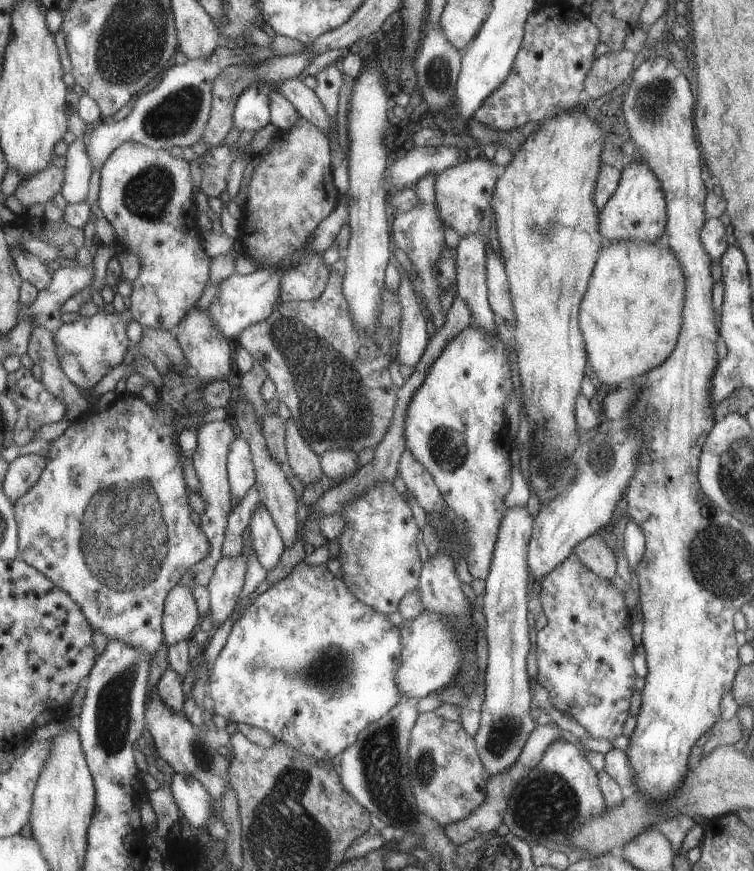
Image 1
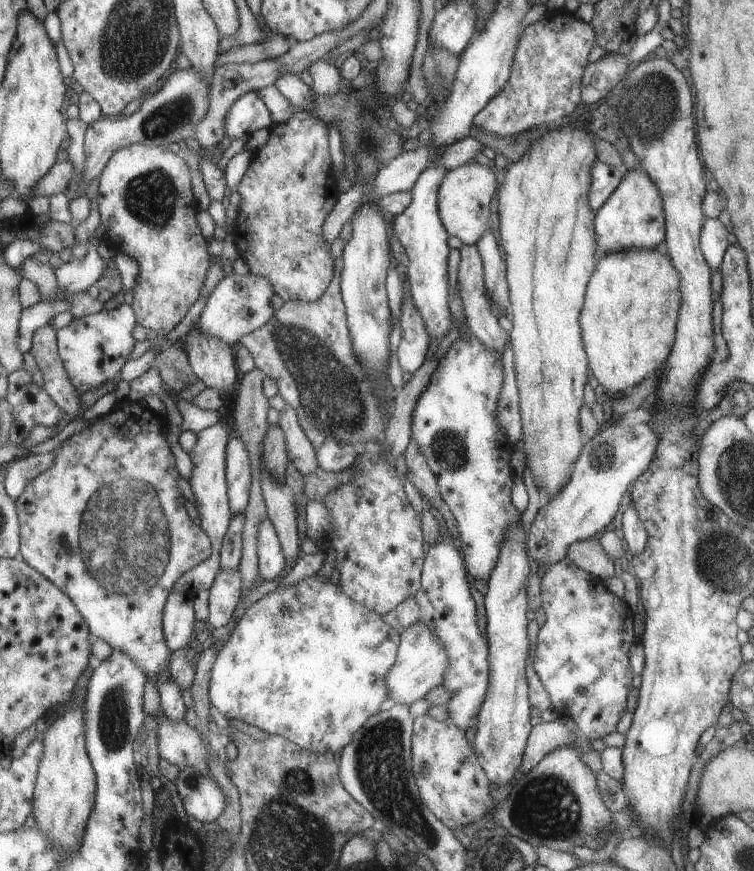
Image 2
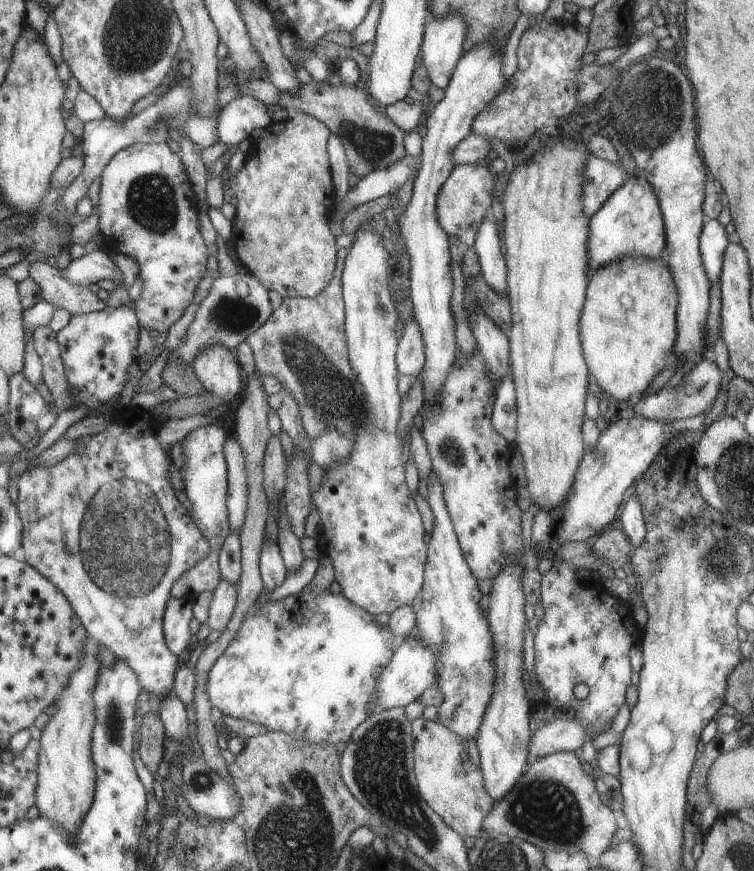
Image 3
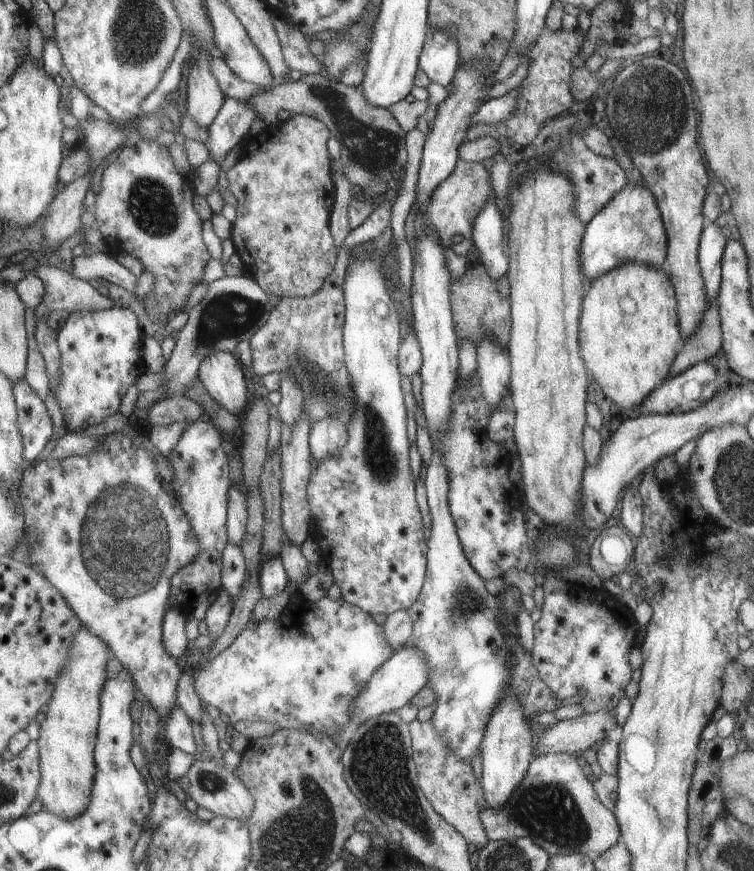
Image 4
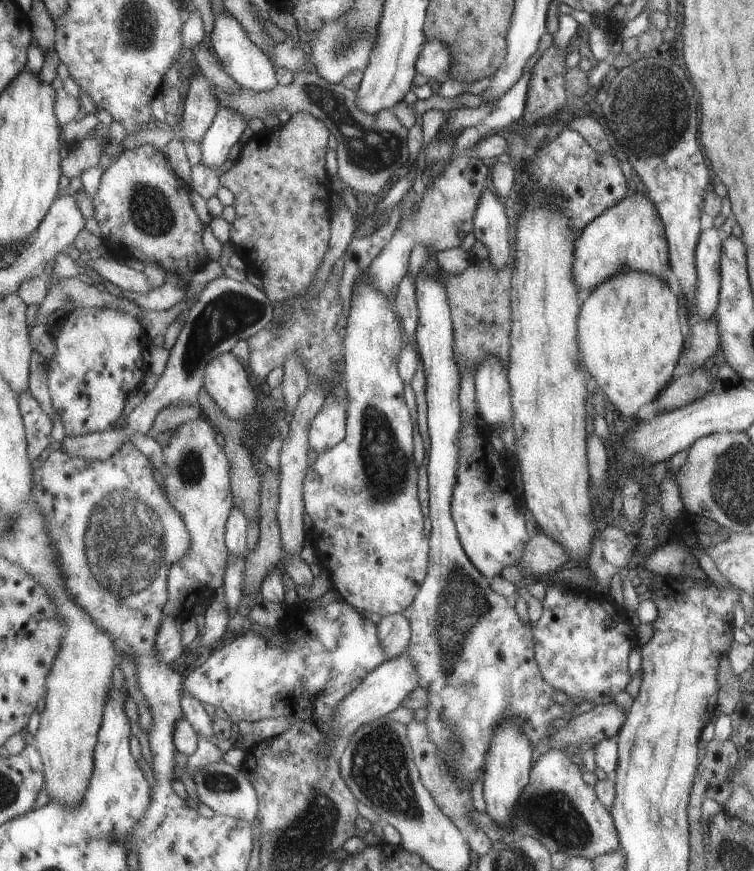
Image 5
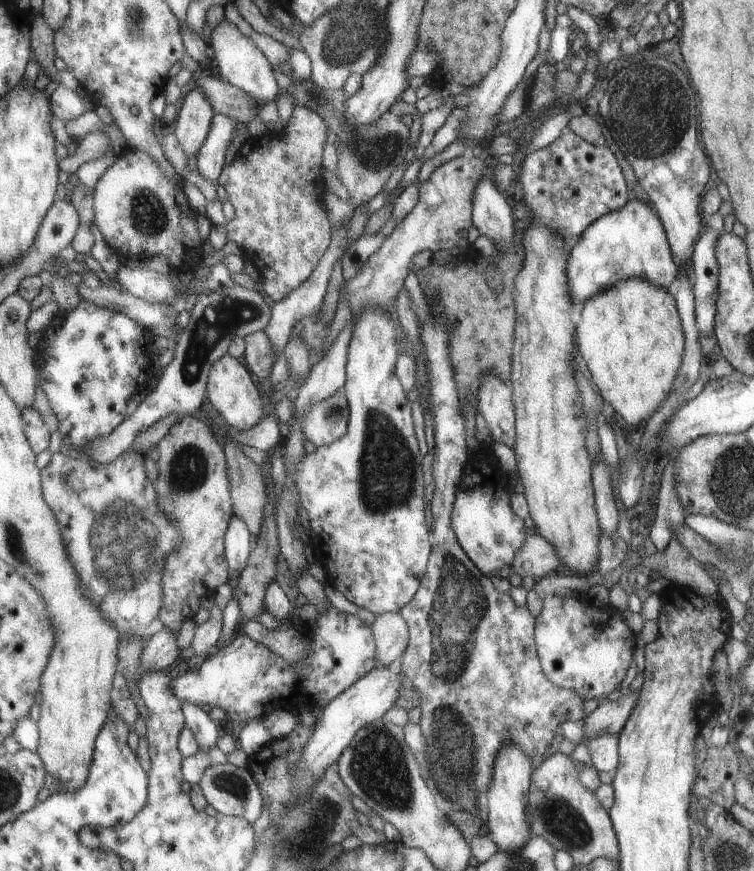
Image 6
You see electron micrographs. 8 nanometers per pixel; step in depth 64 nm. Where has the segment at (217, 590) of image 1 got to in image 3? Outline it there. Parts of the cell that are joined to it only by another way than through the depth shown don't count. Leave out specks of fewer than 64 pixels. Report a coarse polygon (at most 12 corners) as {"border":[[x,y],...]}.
{"border":[[221,579],[205,624],[222,631],[236,603],[236,586]]}

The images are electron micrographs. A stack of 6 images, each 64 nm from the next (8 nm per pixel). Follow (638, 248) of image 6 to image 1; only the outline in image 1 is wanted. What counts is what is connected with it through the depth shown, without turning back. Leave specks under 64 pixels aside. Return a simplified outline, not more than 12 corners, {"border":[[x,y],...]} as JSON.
{"border":[[621,169],[599,208],[603,242],[656,242],[667,225],[660,180]]}

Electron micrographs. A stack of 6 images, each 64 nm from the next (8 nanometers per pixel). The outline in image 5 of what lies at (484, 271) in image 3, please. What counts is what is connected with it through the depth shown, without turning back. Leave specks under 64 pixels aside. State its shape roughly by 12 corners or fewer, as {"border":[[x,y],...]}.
{"border":[[483,188],[472,233],[495,270],[509,258],[505,202]]}

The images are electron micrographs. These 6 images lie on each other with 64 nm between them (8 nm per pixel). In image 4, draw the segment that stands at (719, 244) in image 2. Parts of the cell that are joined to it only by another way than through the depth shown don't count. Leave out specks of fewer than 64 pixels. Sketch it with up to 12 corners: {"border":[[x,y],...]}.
{"border":[[714,222],[700,238],[706,301],[716,298],[726,245]]}

